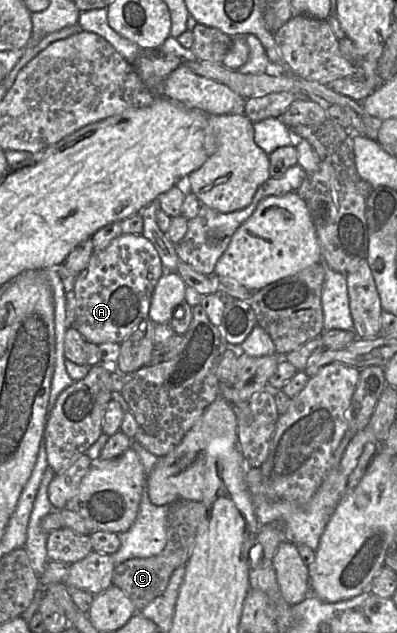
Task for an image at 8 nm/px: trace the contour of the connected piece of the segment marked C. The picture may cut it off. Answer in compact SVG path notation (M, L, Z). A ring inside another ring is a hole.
M176 501L169 505L165 548L150 558L132 558L116 565L112 584L120 588L140 612L167 588L172 573L181 566L186 566L193 553L199 524L205 514L205 506L198 501Z

